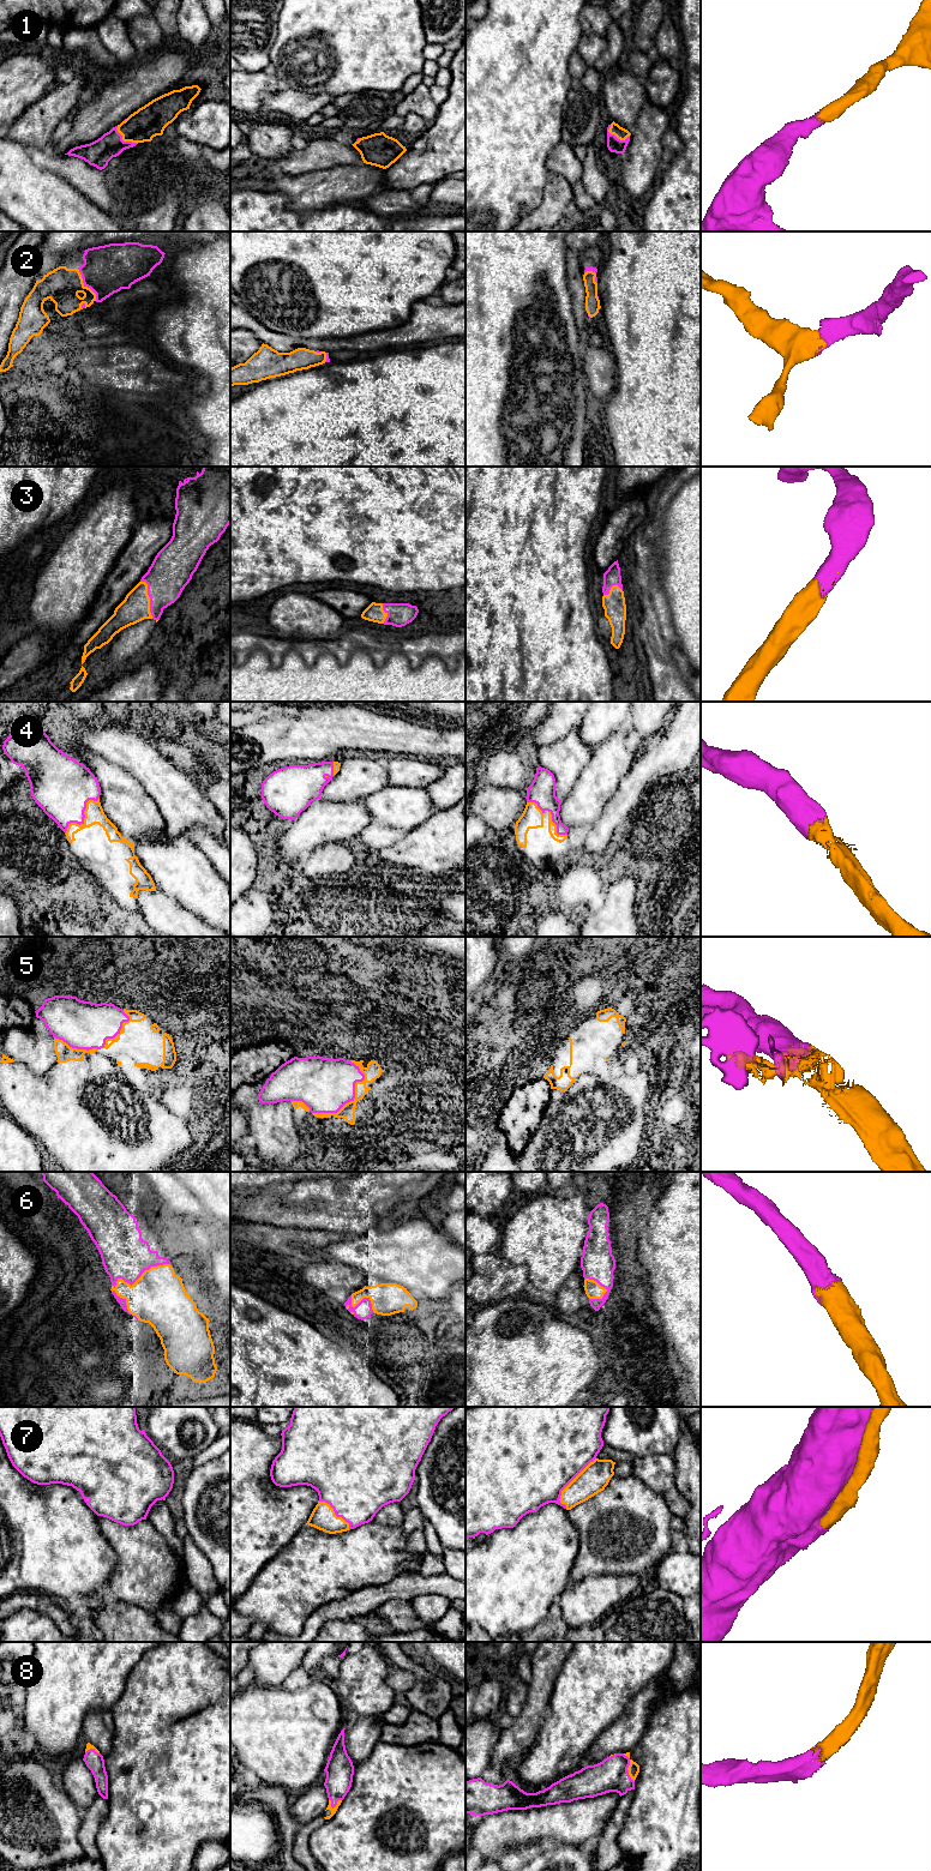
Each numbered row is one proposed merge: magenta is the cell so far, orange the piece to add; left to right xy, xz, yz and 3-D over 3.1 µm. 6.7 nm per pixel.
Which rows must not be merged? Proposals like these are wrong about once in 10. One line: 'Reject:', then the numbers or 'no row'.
Reject: no row

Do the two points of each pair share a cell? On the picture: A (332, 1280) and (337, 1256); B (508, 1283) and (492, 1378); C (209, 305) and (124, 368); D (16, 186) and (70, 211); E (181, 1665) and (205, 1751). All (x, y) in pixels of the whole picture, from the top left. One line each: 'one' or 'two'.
A: two
B: two
C: two
D: one
E: one

